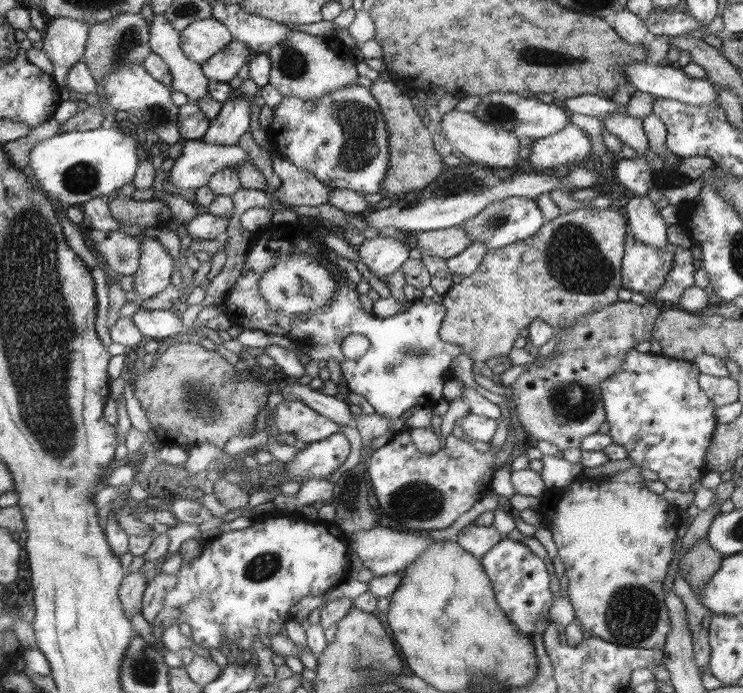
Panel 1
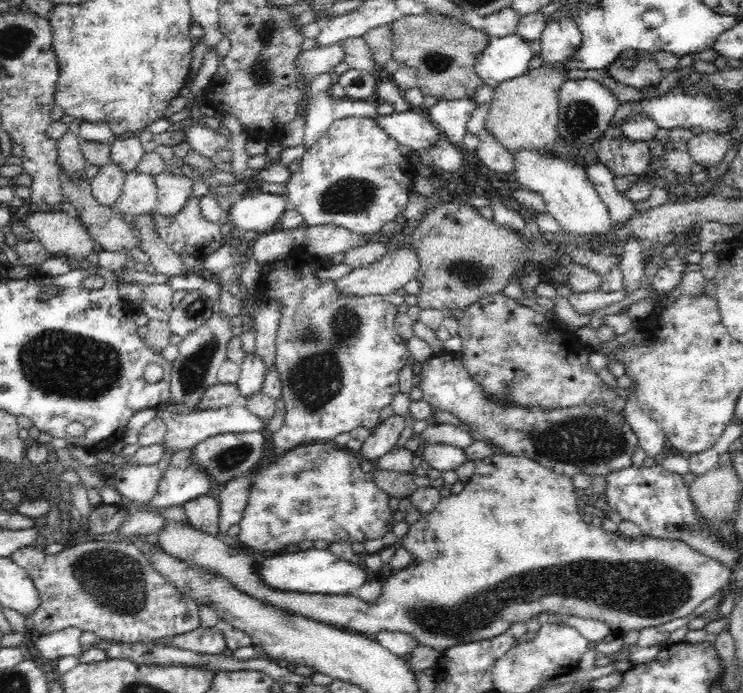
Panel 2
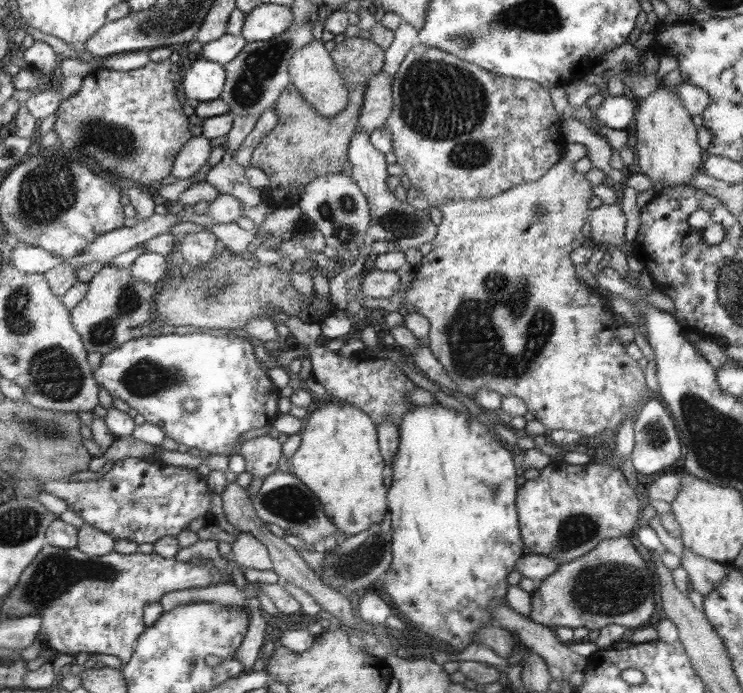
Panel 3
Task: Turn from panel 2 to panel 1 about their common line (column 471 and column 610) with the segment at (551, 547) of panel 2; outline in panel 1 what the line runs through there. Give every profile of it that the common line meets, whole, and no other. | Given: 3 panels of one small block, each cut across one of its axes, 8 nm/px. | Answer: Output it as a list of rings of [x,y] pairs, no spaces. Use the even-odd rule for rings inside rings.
[[[634,464],[613,476],[604,475],[586,482],[574,481],[568,487],[550,491],[543,497],[544,503],[539,511],[566,567],[566,593],[574,607],[575,618],[582,623],[581,630],[620,646],[663,650],[671,631],[671,612],[664,610],[662,580],[666,578],[670,560],[674,558],[681,510],[670,506],[660,494],[654,494],[646,486],[642,488],[641,470]]]

